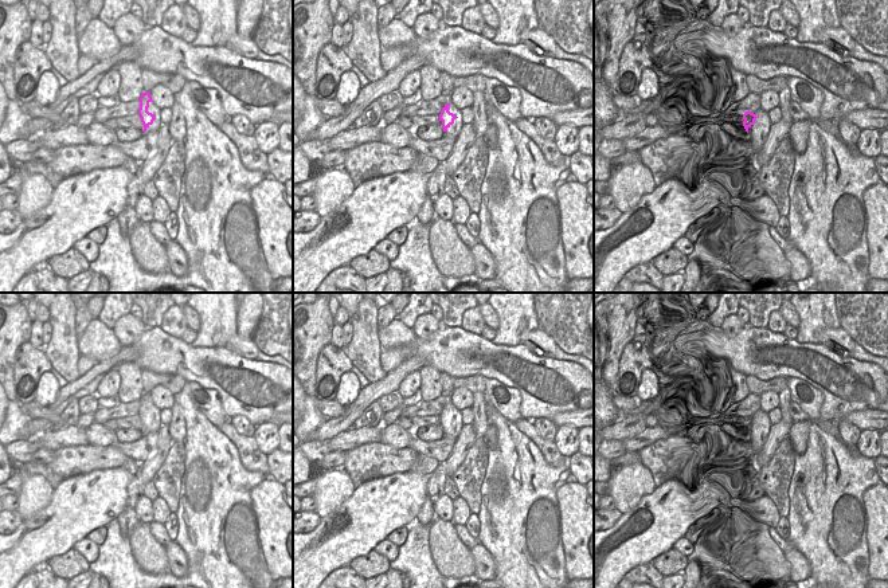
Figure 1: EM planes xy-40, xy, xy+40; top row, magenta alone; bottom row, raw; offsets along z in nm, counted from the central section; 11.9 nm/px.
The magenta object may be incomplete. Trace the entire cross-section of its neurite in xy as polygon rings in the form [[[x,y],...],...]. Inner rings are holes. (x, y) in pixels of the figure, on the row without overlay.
[[[450,404],[445,405],[439,415],[439,422],[442,423],[443,432],[447,432],[447,430],[454,424],[454,420],[458,419],[455,415],[449,412]]]

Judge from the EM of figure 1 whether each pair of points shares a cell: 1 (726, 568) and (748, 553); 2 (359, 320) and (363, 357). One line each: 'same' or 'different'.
1: different
2: same

